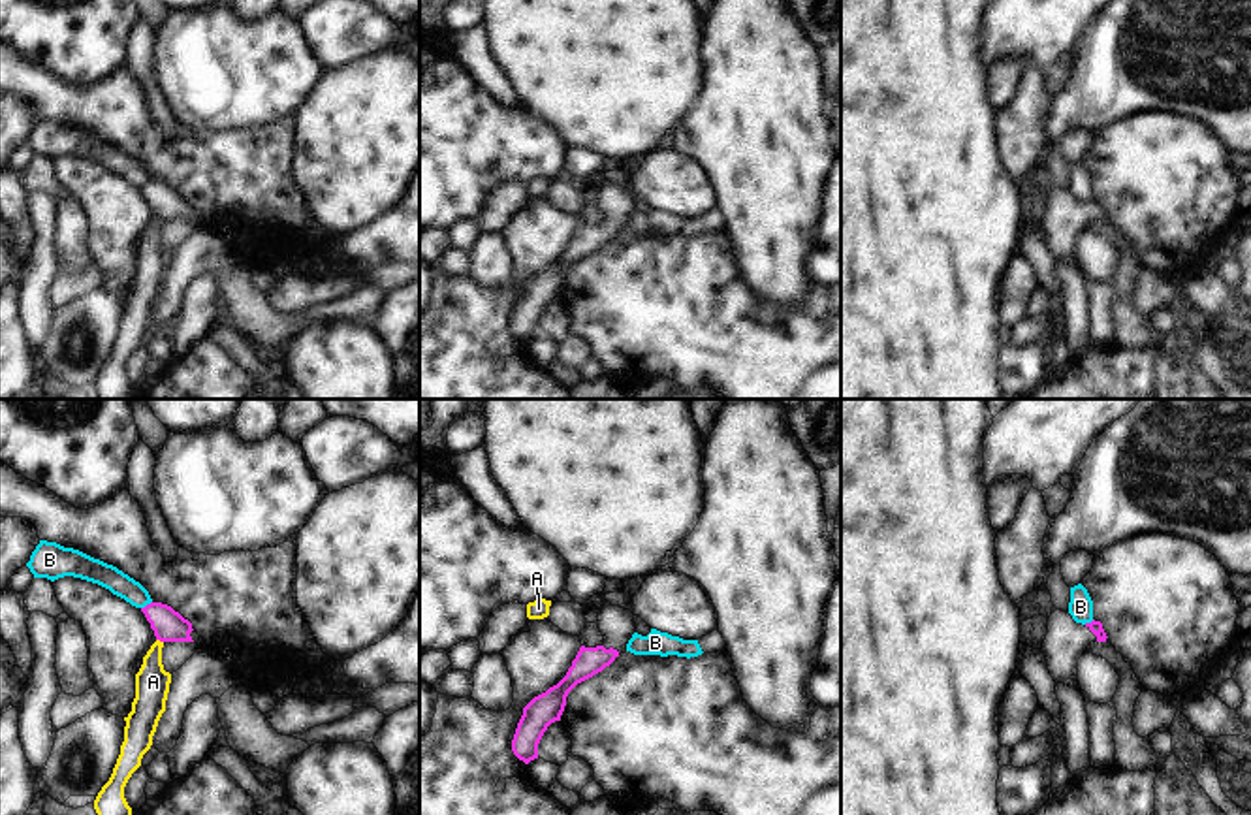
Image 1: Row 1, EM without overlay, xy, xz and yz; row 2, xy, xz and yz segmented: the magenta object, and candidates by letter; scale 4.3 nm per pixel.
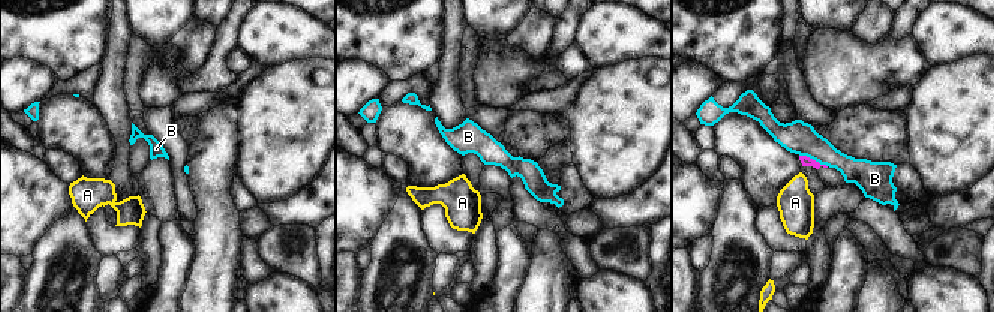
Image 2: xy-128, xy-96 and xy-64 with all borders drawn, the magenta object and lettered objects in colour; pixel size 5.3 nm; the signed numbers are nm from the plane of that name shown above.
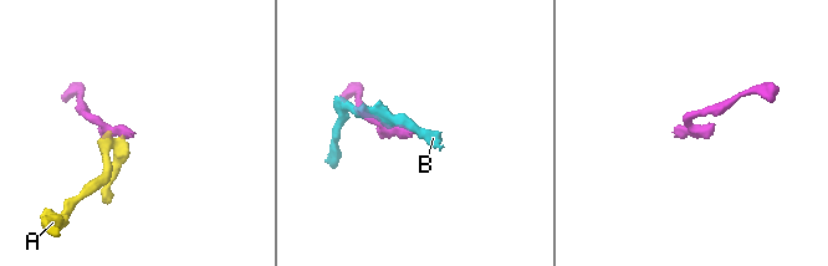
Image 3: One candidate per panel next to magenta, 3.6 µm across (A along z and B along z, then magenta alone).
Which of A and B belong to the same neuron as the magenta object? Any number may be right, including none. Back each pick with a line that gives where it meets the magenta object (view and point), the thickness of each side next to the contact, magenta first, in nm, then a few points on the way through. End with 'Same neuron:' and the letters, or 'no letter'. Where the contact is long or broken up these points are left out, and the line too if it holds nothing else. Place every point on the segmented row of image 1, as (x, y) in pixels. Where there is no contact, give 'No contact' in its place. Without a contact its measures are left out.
Same neuron: no letter.

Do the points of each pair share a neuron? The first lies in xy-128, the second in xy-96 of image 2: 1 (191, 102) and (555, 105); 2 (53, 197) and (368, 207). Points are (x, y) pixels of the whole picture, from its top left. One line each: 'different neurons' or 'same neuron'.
1: same neuron
2: same neuron

